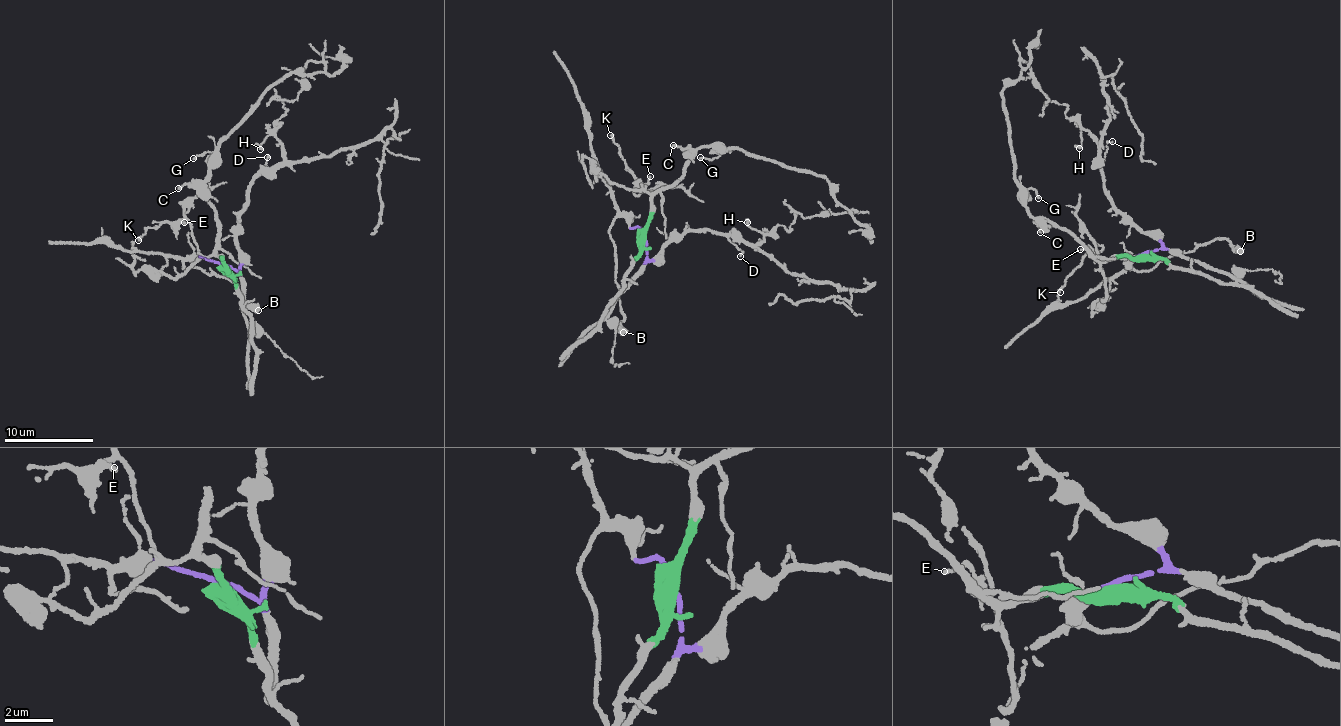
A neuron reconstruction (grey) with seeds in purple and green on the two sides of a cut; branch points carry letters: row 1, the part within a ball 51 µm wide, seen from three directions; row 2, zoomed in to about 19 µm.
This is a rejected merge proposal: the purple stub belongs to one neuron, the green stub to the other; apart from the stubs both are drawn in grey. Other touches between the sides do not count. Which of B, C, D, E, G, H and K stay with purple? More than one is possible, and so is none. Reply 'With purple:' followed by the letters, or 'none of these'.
With purple: B, D, H

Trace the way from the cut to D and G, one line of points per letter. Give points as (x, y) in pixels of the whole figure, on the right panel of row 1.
D: (1145, 254), (1161, 245), (1107, 195), (1101, 167), (1106, 146), (1113, 142)
G: (1145, 256), (1102, 262), (1066, 230), (1044, 224), (1028, 212), (1029, 188), (1039, 198)

